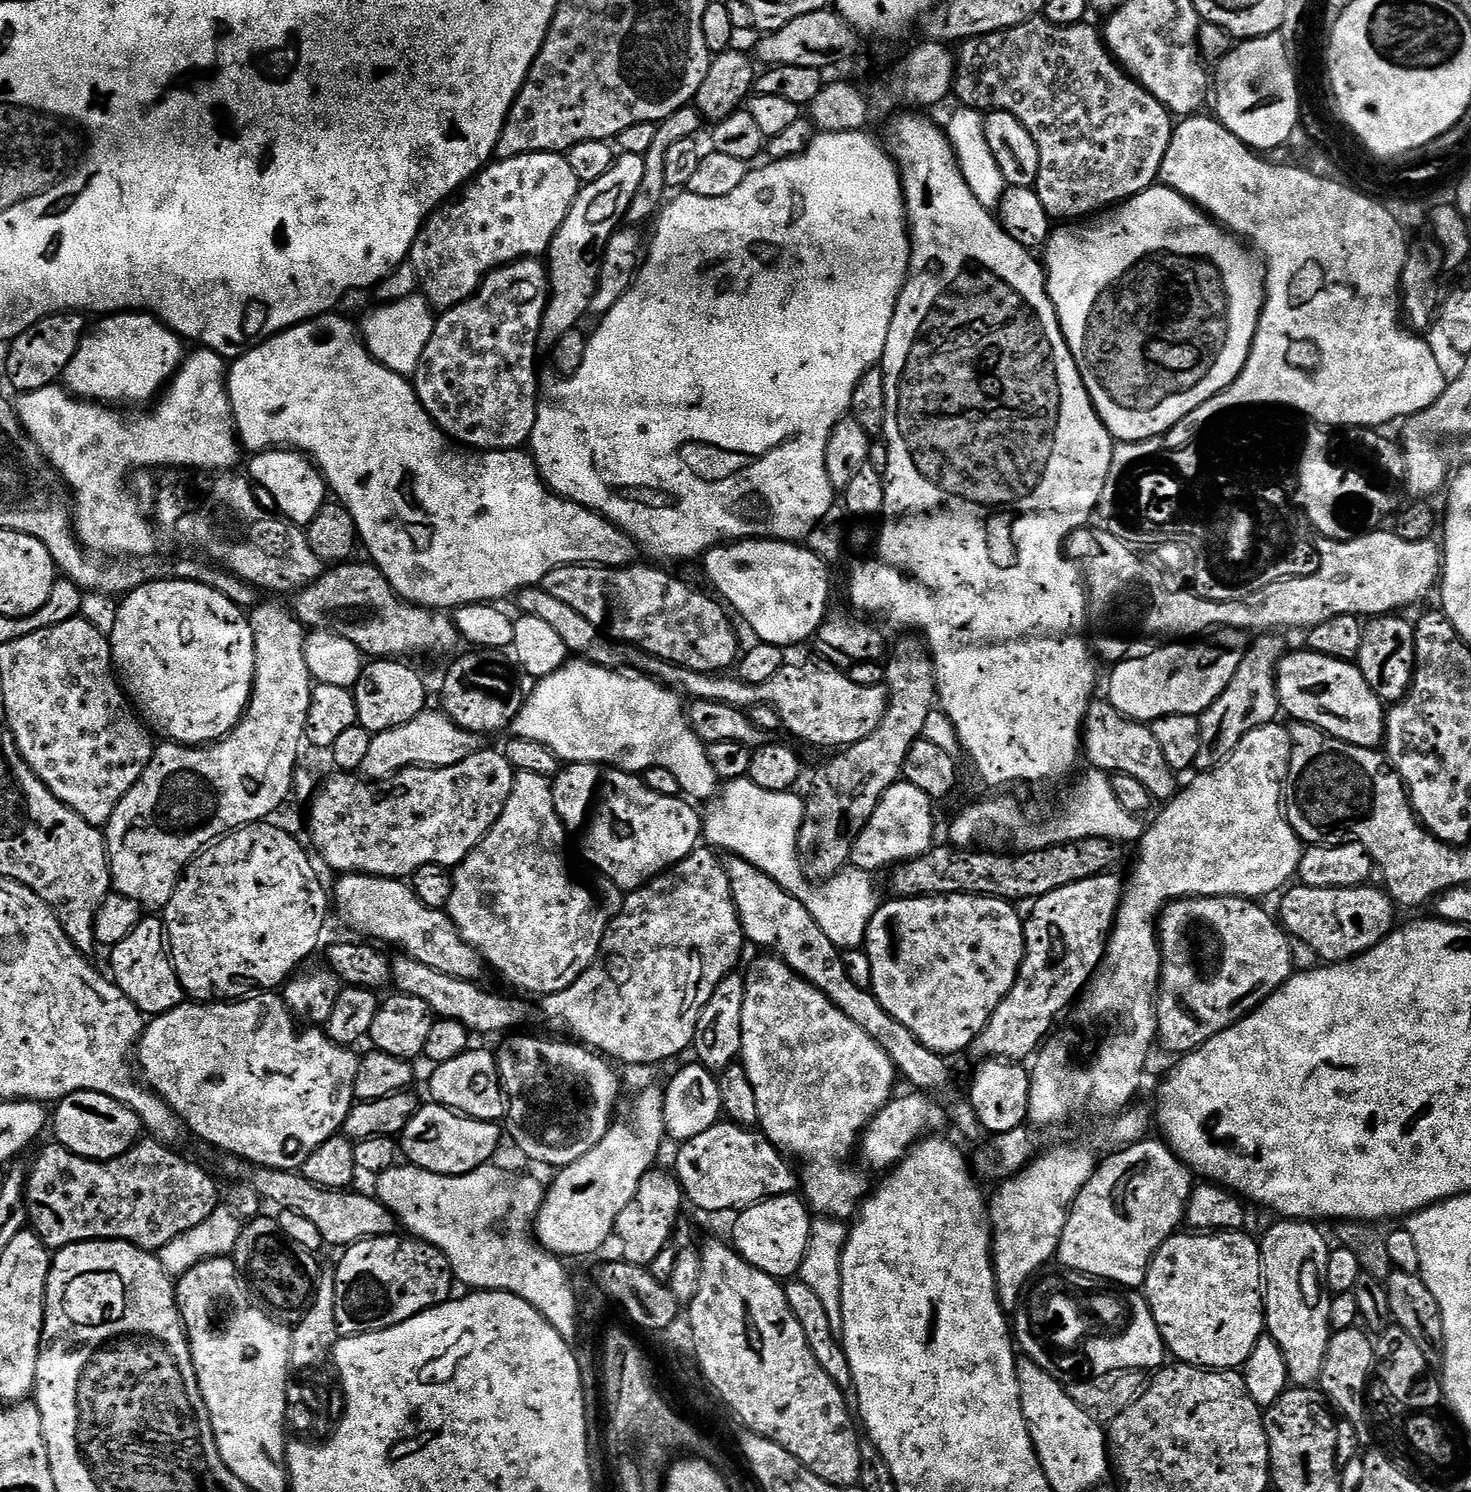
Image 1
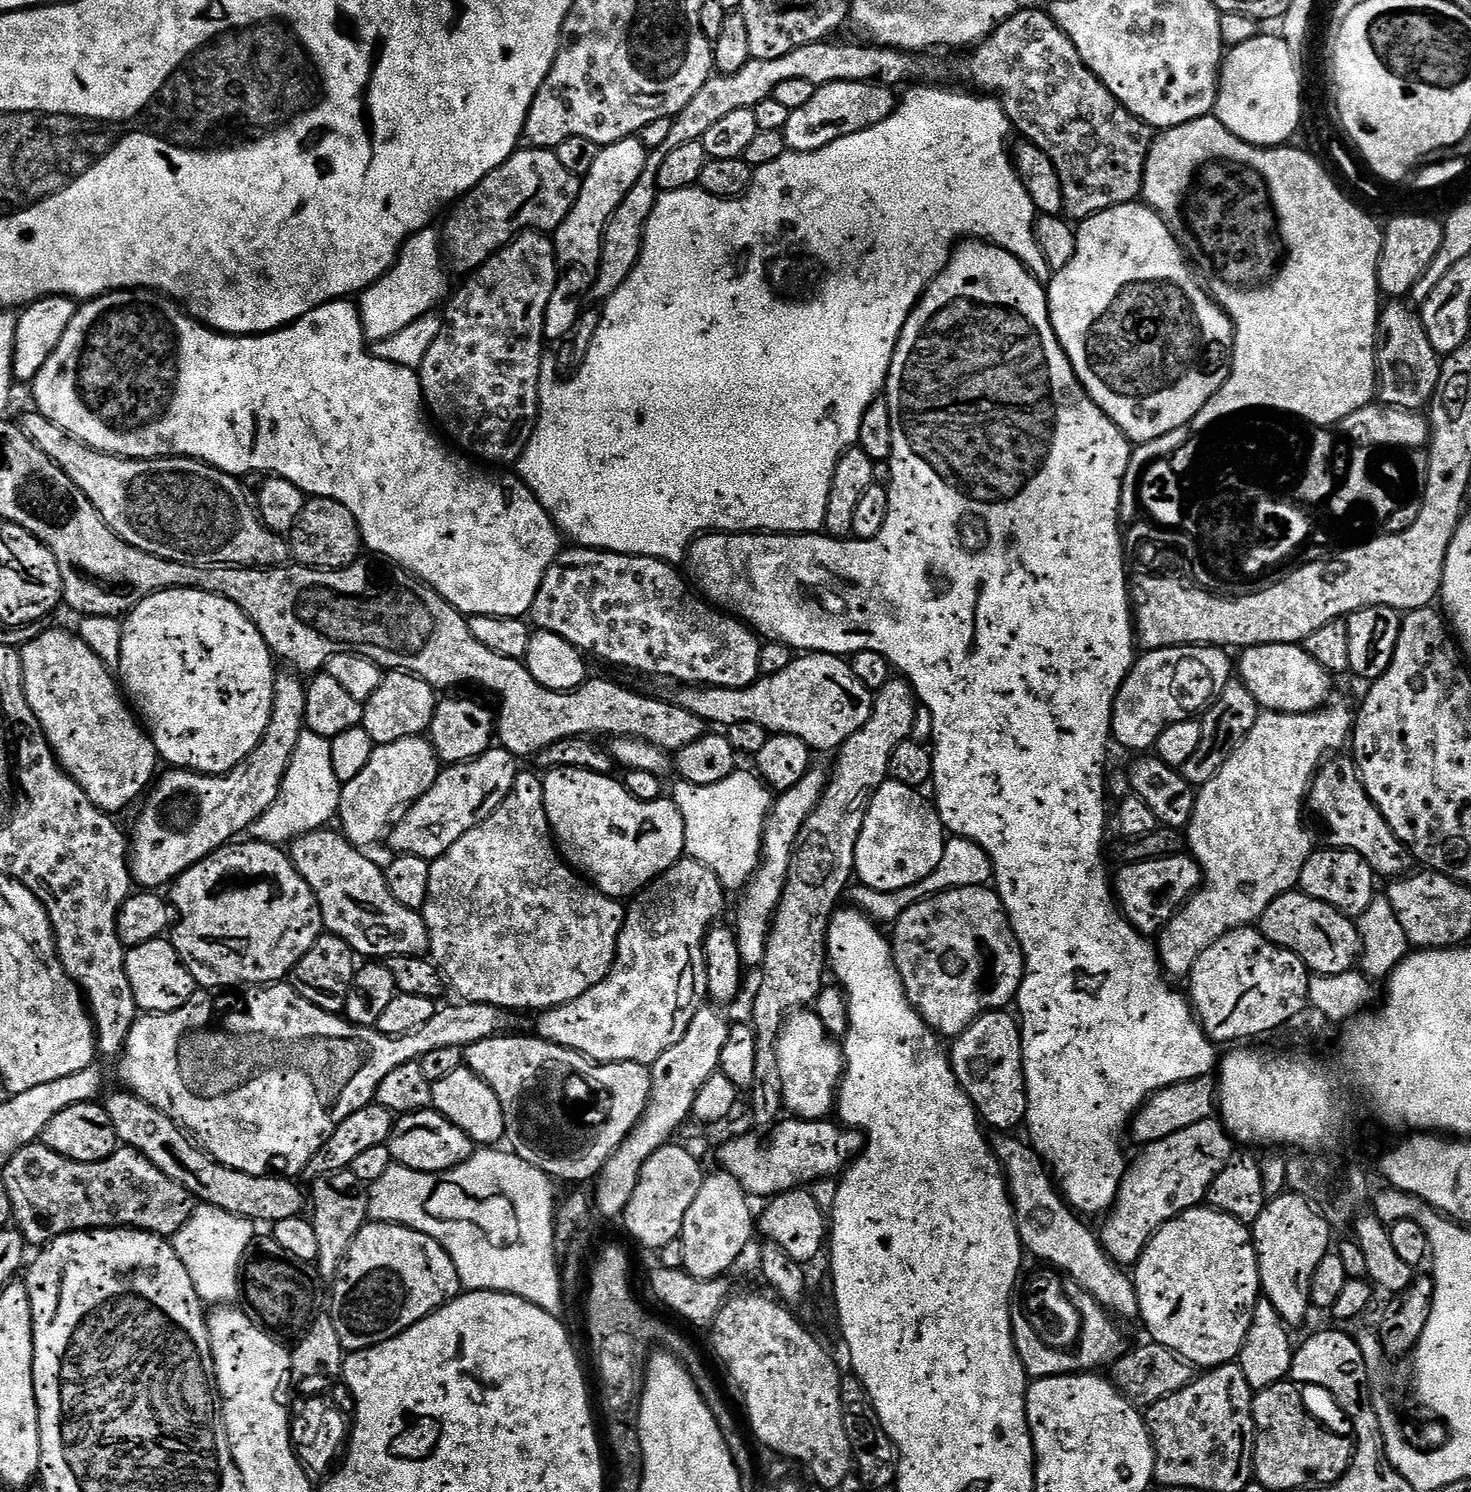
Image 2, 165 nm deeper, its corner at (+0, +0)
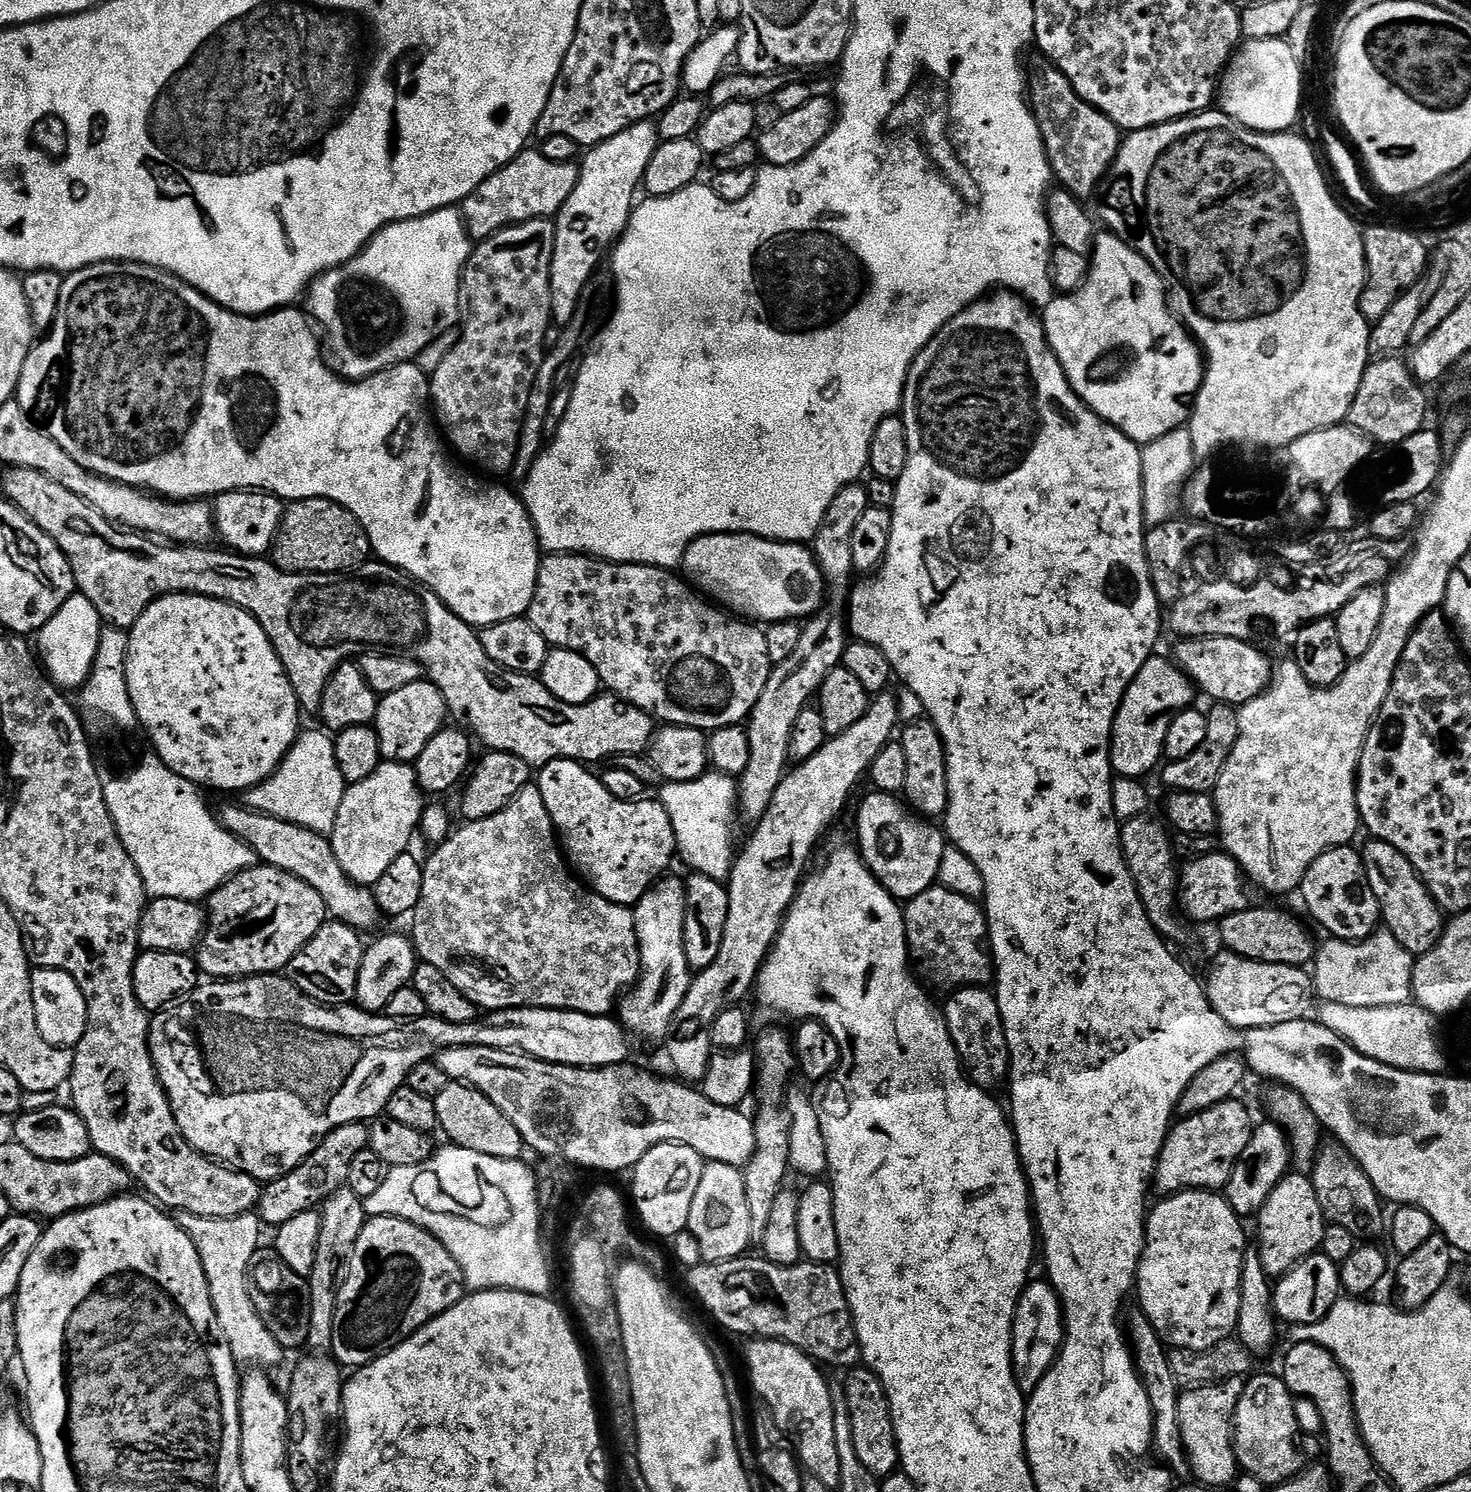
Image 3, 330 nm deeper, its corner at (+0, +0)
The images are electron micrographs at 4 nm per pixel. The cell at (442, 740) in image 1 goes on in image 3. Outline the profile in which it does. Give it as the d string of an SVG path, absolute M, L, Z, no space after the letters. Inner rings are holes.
M384 760L378 770L370 774L370 778L347 785L330 839L334 858L338 858L338 866L342 866L348 879L353 884L374 886L378 878L386 874L394 858L409 851L408 843L412 835L417 835L425 807L426 796L420 791L416 769L412 764Z

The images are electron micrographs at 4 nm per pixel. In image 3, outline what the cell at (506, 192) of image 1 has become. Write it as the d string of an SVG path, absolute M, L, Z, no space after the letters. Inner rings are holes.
M538 150L518 153L506 166L502 166L482 186L462 202L464 228L473 241L488 240L503 228L521 224L527 220L555 217L560 207L570 198L574 186L580 181L580 164L550 162Z

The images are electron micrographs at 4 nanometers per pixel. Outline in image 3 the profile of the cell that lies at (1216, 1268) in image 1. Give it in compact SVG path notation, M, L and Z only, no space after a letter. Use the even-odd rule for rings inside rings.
M1189 1190L1163 1197L1156 1209L1146 1216L1144 1252L1136 1272L1135 1295L1140 1295L1139 1311L1143 1312L1165 1345L1191 1352L1210 1350L1236 1331L1240 1309L1240 1287L1244 1269L1244 1228L1241 1217L1223 1195L1212 1190Z

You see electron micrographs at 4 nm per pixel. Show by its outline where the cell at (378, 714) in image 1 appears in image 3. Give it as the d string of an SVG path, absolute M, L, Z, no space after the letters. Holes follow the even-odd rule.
M422 678L418 682L410 682L410 686L405 686L402 690L394 690L394 694L381 696L374 721L381 757L384 760L397 760L400 764L412 764L418 758L418 754L426 750L430 738L434 738L434 734L438 734L445 728L448 719L448 707L442 698L442 690L438 690L438 686L434 686L427 678Z

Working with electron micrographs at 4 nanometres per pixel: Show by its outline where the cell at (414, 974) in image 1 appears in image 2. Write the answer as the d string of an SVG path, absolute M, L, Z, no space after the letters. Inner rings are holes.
M681 858L677 864L670 866L670 870L663 872L648 887L631 897L624 913L624 925L618 938L616 961L612 963L612 969L606 974L606 978L602 978L602 982L598 982L598 986L586 990L586 994L582 994L582 998L576 998L574 1002L566 1002L557 1008L541 1011L539 1013L540 1021L537 1022L536 1028L534 1028L535 1035L542 1040L549 1040L551 1044L557 1044L563 1048L580 1052L600 1064L634 1062L635 1064L651 1066L658 1058L662 1058L662 1054L666 1054L666 1050L670 1050L670 1046L674 1046L674 1042L678 1042L678 1038L682 1038L682 1034L686 1034L694 1014L705 1003L708 987L706 986L706 966L704 965L704 937L708 935L708 929L719 921L716 919L724 912L724 896L726 896L726 889L718 882L714 870L702 866L702 862L691 858Z

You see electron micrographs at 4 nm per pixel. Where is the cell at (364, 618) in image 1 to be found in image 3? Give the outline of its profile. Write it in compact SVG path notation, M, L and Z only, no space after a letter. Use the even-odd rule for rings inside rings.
M9 467L5 472L8 473L4 476L3 499L7 500L9 504L13 504L26 518L30 518L30 522L34 522L34 526L42 529L59 546L64 557L70 562L79 595L90 598L90 602L94 602L94 610L98 610L101 621L105 625L130 630L136 625L138 618L142 618L145 610L156 600L160 599L161 596L173 596L179 592L187 592L190 596L209 596L211 600L224 600L228 604L238 606L250 613L262 626L262 630L266 630L266 638L270 638L270 642L274 646L274 650L278 654L278 658L290 678L290 686L294 686L294 694L300 703L301 713L308 714L308 712L315 713L317 711L318 697L324 690L324 684L332 677L332 671L339 664L351 661L353 658L359 658L366 652L386 652L407 656L408 659L418 662L423 675L431 680L434 686L438 686L438 690L442 690L442 698L448 707L449 717L453 721L461 720L461 722L456 721L461 725L469 724L469 726L464 726L470 729L471 735L479 743L481 740L485 744L485 749L514 754L518 758L522 758L522 762L526 762L530 766L543 766L552 760L574 760L583 762L588 766L596 766L592 764L598 763L599 760L609 759L608 761L611 761L617 756L644 756L649 751L652 743L654 721L645 712L638 710L638 706L627 704L625 700L620 699L615 694L598 694L590 702L586 702L585 704L567 704L558 698L554 698L554 694L550 694L550 690L546 690L544 683L536 676L523 676L517 672L508 672L502 666L498 666L498 662L494 662L494 658L490 658L490 654L486 654L477 629L473 625L466 623L465 620L453 614L431 590L415 582L409 582L410 577L400 571L399 568L391 568L383 562L369 562L354 572L334 576L330 574L318 574L317 572L284 572L281 568L277 568L271 559L268 558L241 556L231 550L219 552L216 546L173 546L171 543L157 542L155 539L141 533L125 530L113 524L112 521L108 520L102 514L98 514L98 510L94 510L94 506L90 506L82 498L78 498L78 494L70 494L70 490L66 490L66 486L58 486L58 482L50 482L50 478L46 478L46 474L42 474L38 470Z

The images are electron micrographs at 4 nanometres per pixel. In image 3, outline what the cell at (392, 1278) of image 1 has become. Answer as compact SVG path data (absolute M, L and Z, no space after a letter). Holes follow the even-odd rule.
M373 1216L365 1219L362 1234L358 1234L358 1242L354 1242L354 1250L348 1256L346 1267L342 1272L342 1279L338 1284L336 1309L334 1310L334 1338L332 1339L332 1347L330 1349L331 1355L334 1357L336 1363L345 1369L355 1370L365 1368L370 1362L374 1362L382 1354L386 1354L392 1348L399 1346L406 1337L413 1336L419 1328L426 1326L435 1316L440 1316L446 1310L450 1310L450 1306L454 1306L458 1301L463 1300L465 1295L466 1285L463 1276L460 1275L458 1262L454 1262L450 1250L446 1250L446 1246L442 1246L442 1242L438 1242L438 1238L434 1238L426 1230L422 1230L402 1218Z

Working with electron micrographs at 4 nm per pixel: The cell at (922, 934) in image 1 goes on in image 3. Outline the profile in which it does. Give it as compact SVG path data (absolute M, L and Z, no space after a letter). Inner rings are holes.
M933 886L907 901L904 925L910 968L921 985L951 994L957 988L975 988L993 983L994 961L988 922L983 907L977 901L946 887Z

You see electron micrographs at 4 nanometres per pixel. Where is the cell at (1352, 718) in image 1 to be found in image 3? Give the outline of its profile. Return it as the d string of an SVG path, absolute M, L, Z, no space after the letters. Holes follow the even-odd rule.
M1221 636L1181 639L1179 643L1174 655L1175 663L1188 673L1203 695L1205 692L1209 696L1209 701L1239 706L1258 698L1272 682L1274 664L1255 648L1255 643Z

